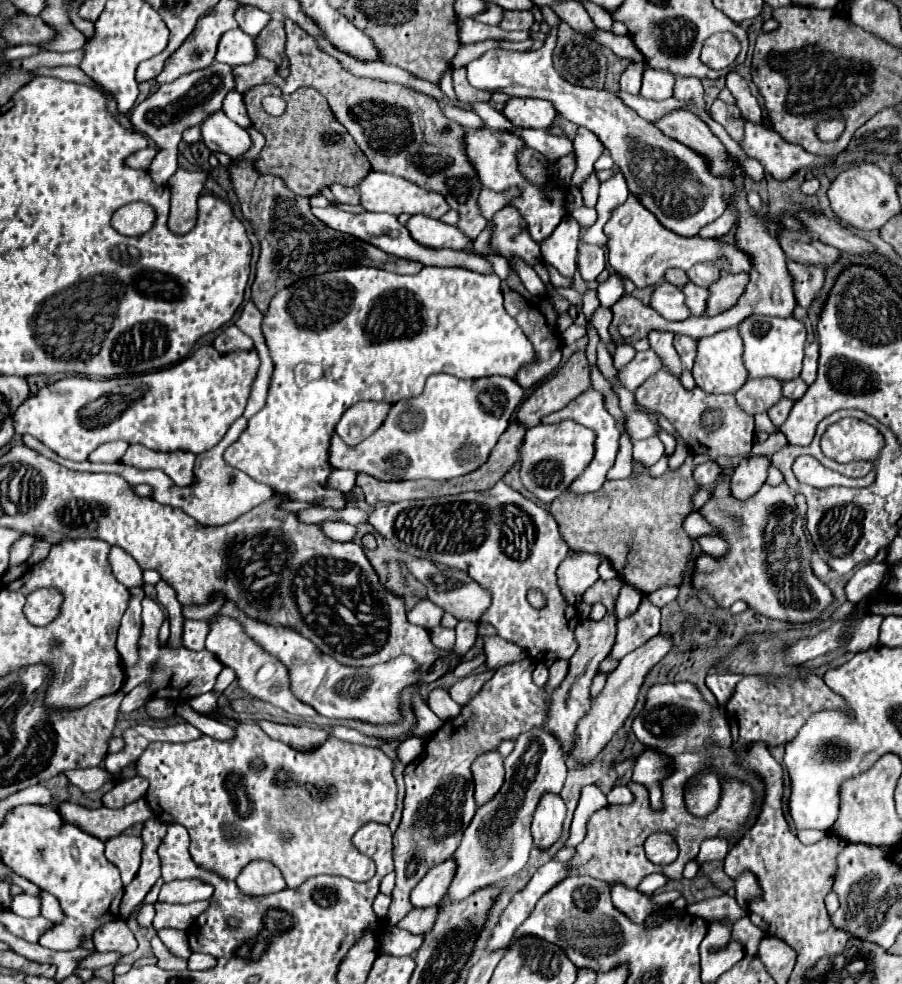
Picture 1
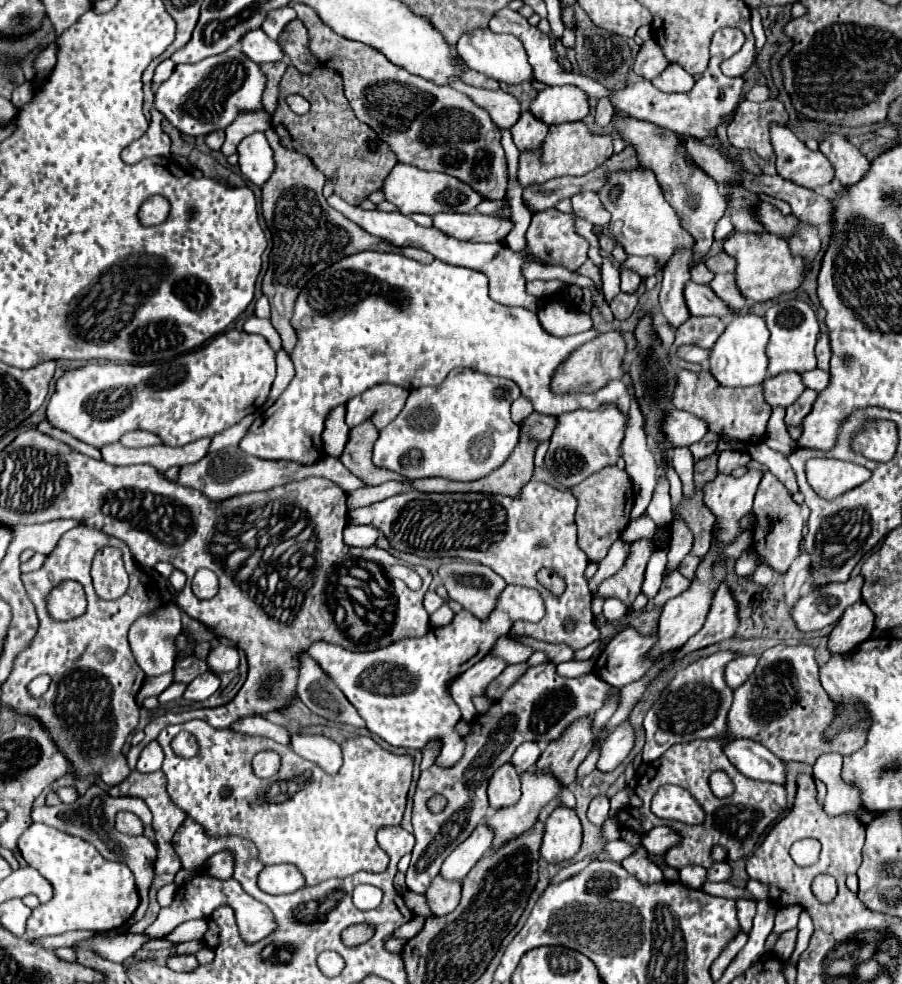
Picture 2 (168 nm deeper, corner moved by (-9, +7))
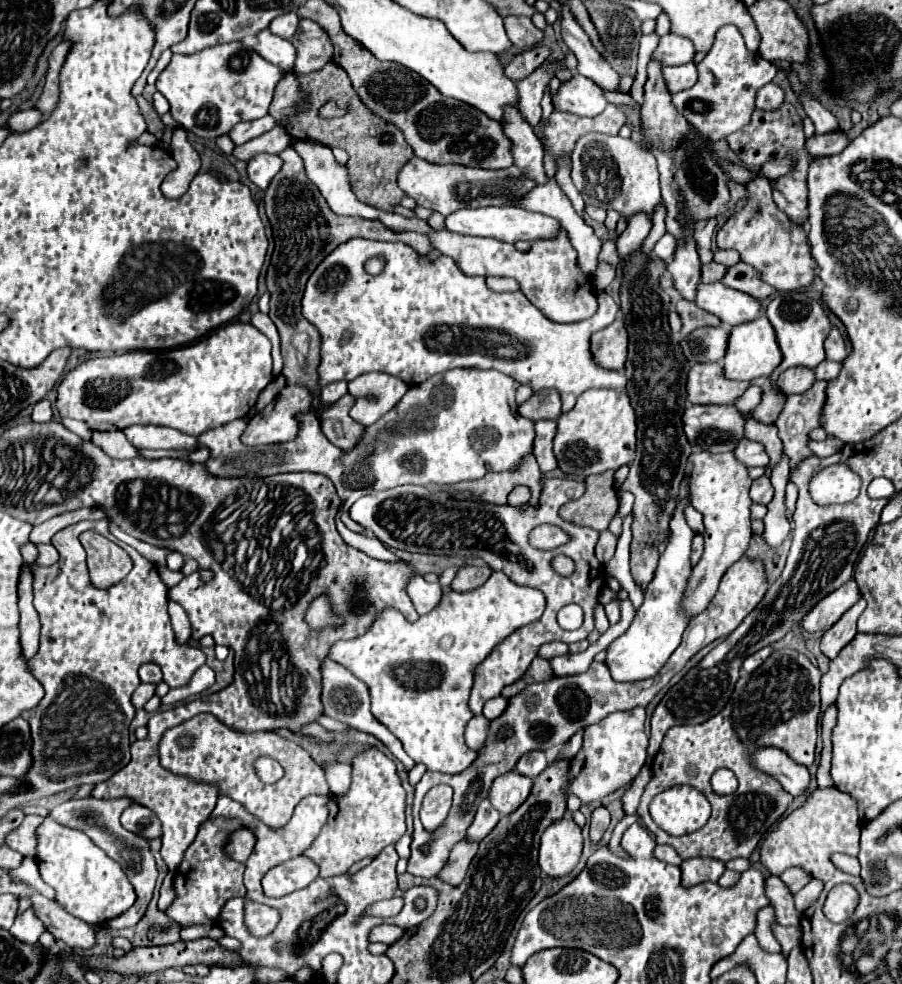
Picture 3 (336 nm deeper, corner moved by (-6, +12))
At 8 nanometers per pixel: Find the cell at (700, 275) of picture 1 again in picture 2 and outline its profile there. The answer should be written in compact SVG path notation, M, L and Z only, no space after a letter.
M719 252L719 254L711 256L711 258L707 258L705 264L707 264L709 270L713 270L715 274L719 274L719 272L733 272L735 266L737 266L737 262L735 262L733 258L729 258L725 252Z

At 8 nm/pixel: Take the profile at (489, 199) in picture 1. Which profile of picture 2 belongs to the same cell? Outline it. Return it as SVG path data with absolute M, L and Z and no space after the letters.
M565 122L557 126L549 126L549 134L543 140L541 150L521 152L519 156L519 182L527 184L543 184L545 180L557 176L583 176L589 170L601 166L613 154L613 138L609 134L595 134L587 130L585 122Z

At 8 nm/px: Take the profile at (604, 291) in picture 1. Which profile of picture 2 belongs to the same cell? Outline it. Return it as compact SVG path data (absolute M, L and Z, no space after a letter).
M629 256L629 258L625 260L625 266L637 270L639 276L655 276L655 274L659 272L657 262L655 262L655 260L649 260L649 256L645 256L645 258L643 258L643 256L641 256L641 258Z

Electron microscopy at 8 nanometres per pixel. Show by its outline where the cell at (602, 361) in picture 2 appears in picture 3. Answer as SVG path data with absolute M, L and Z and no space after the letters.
M616 319L606 329L594 333L590 339L594 363L604 369L622 371L626 363L626 349L628 349L628 333L622 319Z

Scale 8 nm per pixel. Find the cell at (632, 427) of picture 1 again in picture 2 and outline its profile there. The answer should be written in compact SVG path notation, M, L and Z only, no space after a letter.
M671 410L661 430L671 444L691 446L709 432L709 424L705 424L705 420L701 420L689 412Z

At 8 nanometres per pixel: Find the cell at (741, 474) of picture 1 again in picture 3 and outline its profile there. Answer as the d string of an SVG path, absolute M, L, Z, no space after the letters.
M700 451L690 455L694 465L690 479L690 503L704 517L704 553L700 561L692 567L688 577L688 585L682 597L682 609L692 619L700 615L710 601L714 599L720 579L730 565L734 565L746 551L752 531L750 531L750 505L752 499L748 495L752 479L742 463L734 459L732 453L710 453Z

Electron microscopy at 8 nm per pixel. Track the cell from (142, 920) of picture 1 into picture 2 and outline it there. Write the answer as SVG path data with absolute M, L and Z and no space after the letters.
M167 884L167 886L163 886L163 888L157 892L157 902L159 902L161 906L169 906L169 904L173 902L173 894L175 894L175 890L177 890L175 884Z

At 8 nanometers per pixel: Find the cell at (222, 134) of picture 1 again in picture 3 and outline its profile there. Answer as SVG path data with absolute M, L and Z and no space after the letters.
M256 153L248 161L248 177L254 185L258 185L260 189L266 189L270 185L272 177L280 171L280 167L282 167L282 159L278 155Z

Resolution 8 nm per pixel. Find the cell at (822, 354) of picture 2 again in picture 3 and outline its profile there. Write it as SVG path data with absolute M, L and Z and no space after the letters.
M832 327L832 331L828 333L828 337L824 341L824 349L826 349L826 359L830 359L830 361L840 361L842 357L846 357L844 337L836 327Z

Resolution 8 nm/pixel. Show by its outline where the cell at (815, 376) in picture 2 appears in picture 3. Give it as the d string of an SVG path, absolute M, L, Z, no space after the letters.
M822 361L816 369L814 369L814 375L816 379L824 379L824 381L830 381L834 379L838 373L840 373L840 367L842 363L834 363L834 361Z

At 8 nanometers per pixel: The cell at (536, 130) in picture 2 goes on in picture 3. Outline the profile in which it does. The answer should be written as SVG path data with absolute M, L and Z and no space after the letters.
M546 65L546 67L538 67L532 75L528 75L526 79L518 81L518 111L522 113L524 121L532 127L536 127L540 123L540 101L542 101L542 93L550 81L550 77L554 75L554 69L558 65Z

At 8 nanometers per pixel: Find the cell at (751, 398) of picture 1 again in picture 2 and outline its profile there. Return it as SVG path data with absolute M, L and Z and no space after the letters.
M783 372L779 376L771 376L763 382L765 400L771 406L789 406L793 404L805 390L801 374L797 372Z

